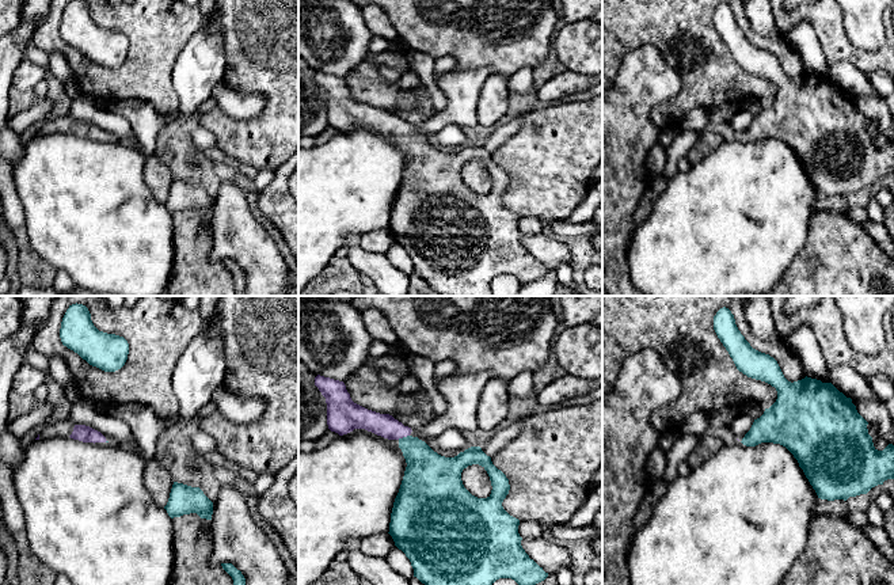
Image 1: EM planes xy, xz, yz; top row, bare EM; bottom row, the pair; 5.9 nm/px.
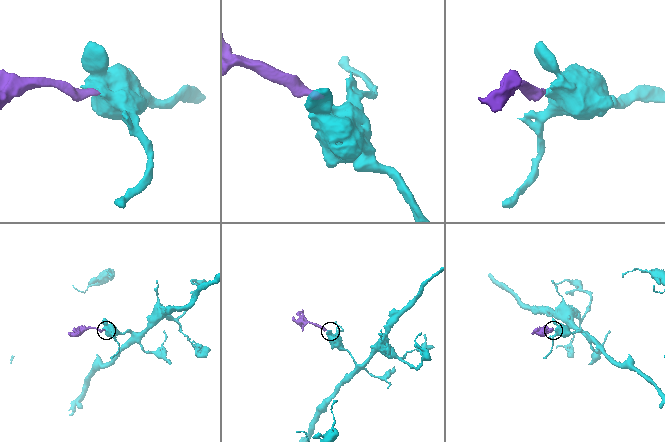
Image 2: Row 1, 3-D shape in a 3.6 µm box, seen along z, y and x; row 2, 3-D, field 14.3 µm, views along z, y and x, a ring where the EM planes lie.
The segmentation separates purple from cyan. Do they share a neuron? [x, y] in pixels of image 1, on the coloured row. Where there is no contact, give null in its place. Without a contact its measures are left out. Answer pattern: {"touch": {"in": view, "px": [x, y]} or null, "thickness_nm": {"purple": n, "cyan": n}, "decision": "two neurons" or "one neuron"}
{"touch": {"in": "xz", "px": [403, 436]}, "thickness_nm": {"purple": 140, "cyan": 240}, "decision": "one neuron"}

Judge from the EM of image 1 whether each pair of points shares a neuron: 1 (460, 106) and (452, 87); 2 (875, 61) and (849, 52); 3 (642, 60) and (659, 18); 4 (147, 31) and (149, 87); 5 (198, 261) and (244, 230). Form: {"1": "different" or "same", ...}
{"1": "same", "2": "same", "3": "different", "4": "same", "5": "different"}

